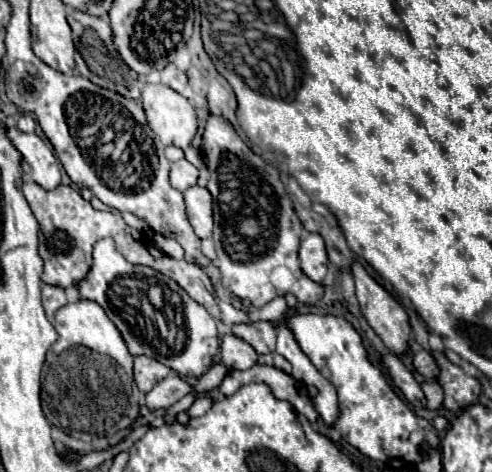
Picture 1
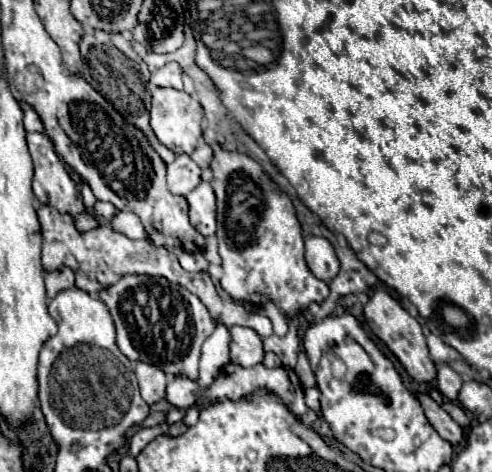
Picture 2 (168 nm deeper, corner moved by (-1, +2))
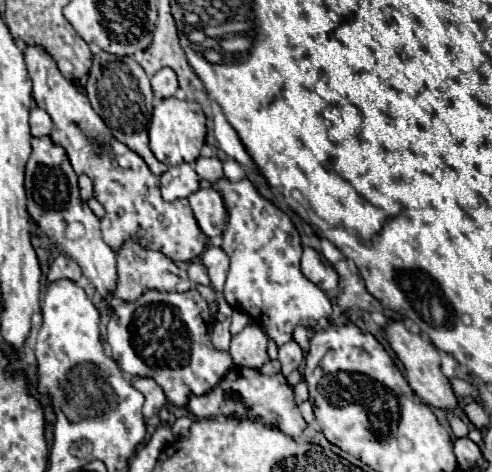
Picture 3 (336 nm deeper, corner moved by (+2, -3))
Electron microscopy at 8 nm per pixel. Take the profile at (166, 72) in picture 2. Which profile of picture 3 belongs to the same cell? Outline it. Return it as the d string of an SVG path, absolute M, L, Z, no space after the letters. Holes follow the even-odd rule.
M161 68L153 78L151 78L153 94L157 98L169 98L177 90L177 74L171 68Z

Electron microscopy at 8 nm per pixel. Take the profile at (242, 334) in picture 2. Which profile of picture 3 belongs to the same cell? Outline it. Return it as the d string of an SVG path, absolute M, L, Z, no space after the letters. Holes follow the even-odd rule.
M255 322L247 324L239 334L233 336L229 354L235 366L259 370L265 364L265 360L269 360L265 332L261 332L261 328Z

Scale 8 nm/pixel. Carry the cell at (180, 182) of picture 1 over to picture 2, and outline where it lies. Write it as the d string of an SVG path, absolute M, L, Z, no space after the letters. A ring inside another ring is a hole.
M178 155L176 161L168 165L166 177L170 193L188 195L200 183L200 167L188 155Z

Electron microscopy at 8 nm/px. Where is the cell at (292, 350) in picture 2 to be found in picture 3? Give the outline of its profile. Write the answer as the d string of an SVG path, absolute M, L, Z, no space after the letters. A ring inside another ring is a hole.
M291 340L283 346L279 346L279 362L281 362L281 372L285 376L289 376L293 370L297 370L301 360L303 360L303 352L301 352L297 342Z

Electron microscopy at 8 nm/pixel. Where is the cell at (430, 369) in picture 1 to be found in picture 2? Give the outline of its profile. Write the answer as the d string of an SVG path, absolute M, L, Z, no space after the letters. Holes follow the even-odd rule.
M436 365L436 369L438 369L438 379L436 379L438 391L448 399L456 399L464 379L450 365Z

